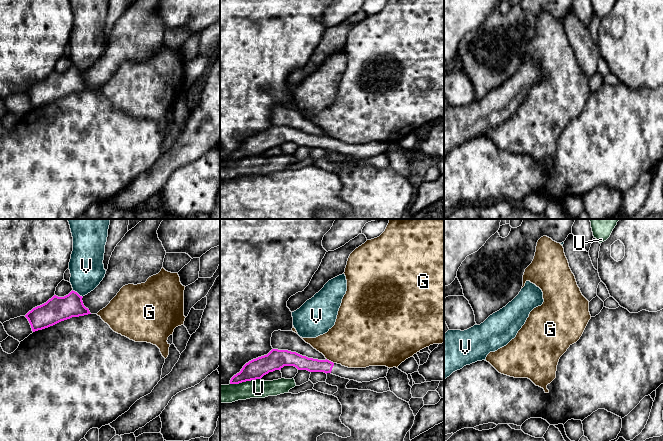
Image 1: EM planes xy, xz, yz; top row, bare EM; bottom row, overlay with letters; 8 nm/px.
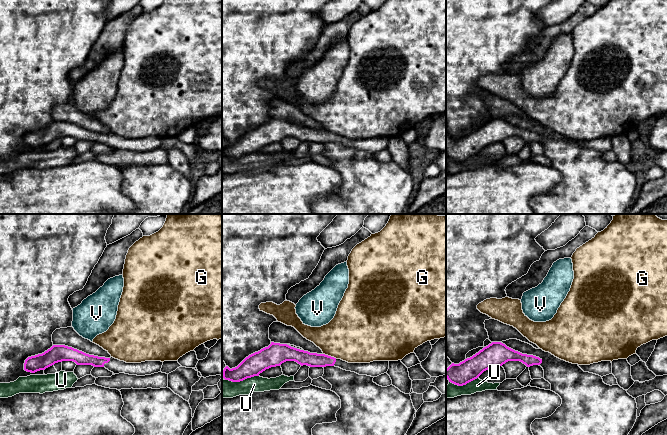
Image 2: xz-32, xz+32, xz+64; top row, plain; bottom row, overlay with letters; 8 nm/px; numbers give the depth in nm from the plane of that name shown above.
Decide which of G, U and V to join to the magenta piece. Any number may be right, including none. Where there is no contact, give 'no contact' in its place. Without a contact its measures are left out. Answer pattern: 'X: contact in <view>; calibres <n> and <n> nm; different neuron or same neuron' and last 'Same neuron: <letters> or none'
G: contact in xz; calibres 110 and 420 nm; different neuron
U: contact in xz; calibres 160 and 150 nm; different neuron
V: contact in xy; calibres 200 and 280 nm; different neuron
Same neuron: none

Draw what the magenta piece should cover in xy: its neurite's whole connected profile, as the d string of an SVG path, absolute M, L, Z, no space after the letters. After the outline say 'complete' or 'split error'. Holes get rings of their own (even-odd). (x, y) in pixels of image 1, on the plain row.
M73 66L64 73L54 71L46 79L29 87L25 93L28 95L32 107L35 108L72 93L91 90L84 82L82 74Z | complete

